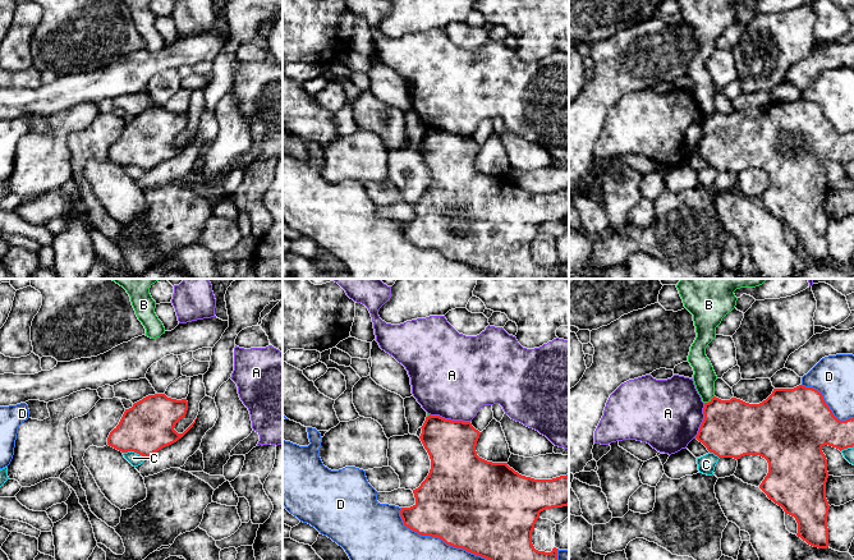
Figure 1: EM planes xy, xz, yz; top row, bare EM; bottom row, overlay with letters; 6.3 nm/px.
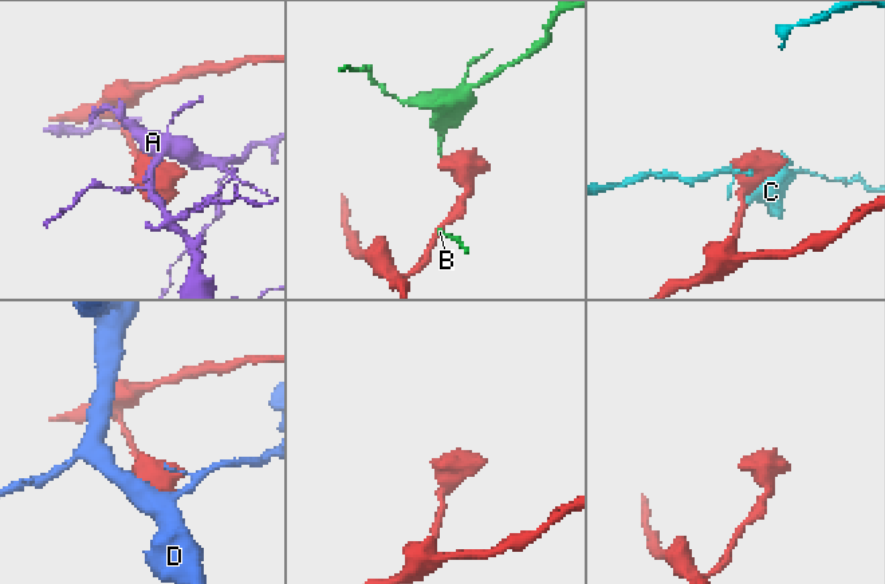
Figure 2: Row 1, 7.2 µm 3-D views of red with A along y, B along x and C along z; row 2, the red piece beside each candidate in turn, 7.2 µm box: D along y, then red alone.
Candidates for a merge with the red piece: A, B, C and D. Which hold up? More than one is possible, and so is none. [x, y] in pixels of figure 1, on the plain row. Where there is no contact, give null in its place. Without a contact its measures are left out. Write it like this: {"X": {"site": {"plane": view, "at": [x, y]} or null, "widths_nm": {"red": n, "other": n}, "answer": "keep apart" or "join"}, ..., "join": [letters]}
{"A": {"site": {"plane": "xz", "at": [450, 133]}, "widths_nm": {"red": 300, "other": 480}, "answer": "keep apart"}, "B": {"site": {"plane": "yz", "at": [708, 115]}, "widths_nm": {"red": 360, "other": 140}, "answer": "keep apart"}, "C": {"site": {"plane": "xy", "at": [134, 165]}, "widths_nm": {"red": 320, "other": 80}, "answer": "keep apart"}, "D": {"site": {"plane": "xz", "at": [441, 252]}, "widths_nm": {"red": 500, "other": 380}, "answer": "keep apart"}, "join": []}

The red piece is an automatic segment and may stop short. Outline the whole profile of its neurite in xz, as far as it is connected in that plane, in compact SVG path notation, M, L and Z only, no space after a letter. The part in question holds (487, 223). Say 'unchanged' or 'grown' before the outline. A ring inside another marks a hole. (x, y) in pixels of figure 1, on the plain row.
unchanged; M430 128L421 142L419 152L430 169L431 183L421 199L413 203L415 217L400 224L404 239L421 249L437 251L446 258L485 271L493 279L555 279L557 262L554 261L551 266L536 263L532 245L541 225L569 219L569 191L534 193L519 188L508 176L492 176L479 171L476 160L481 146L470 136Z

